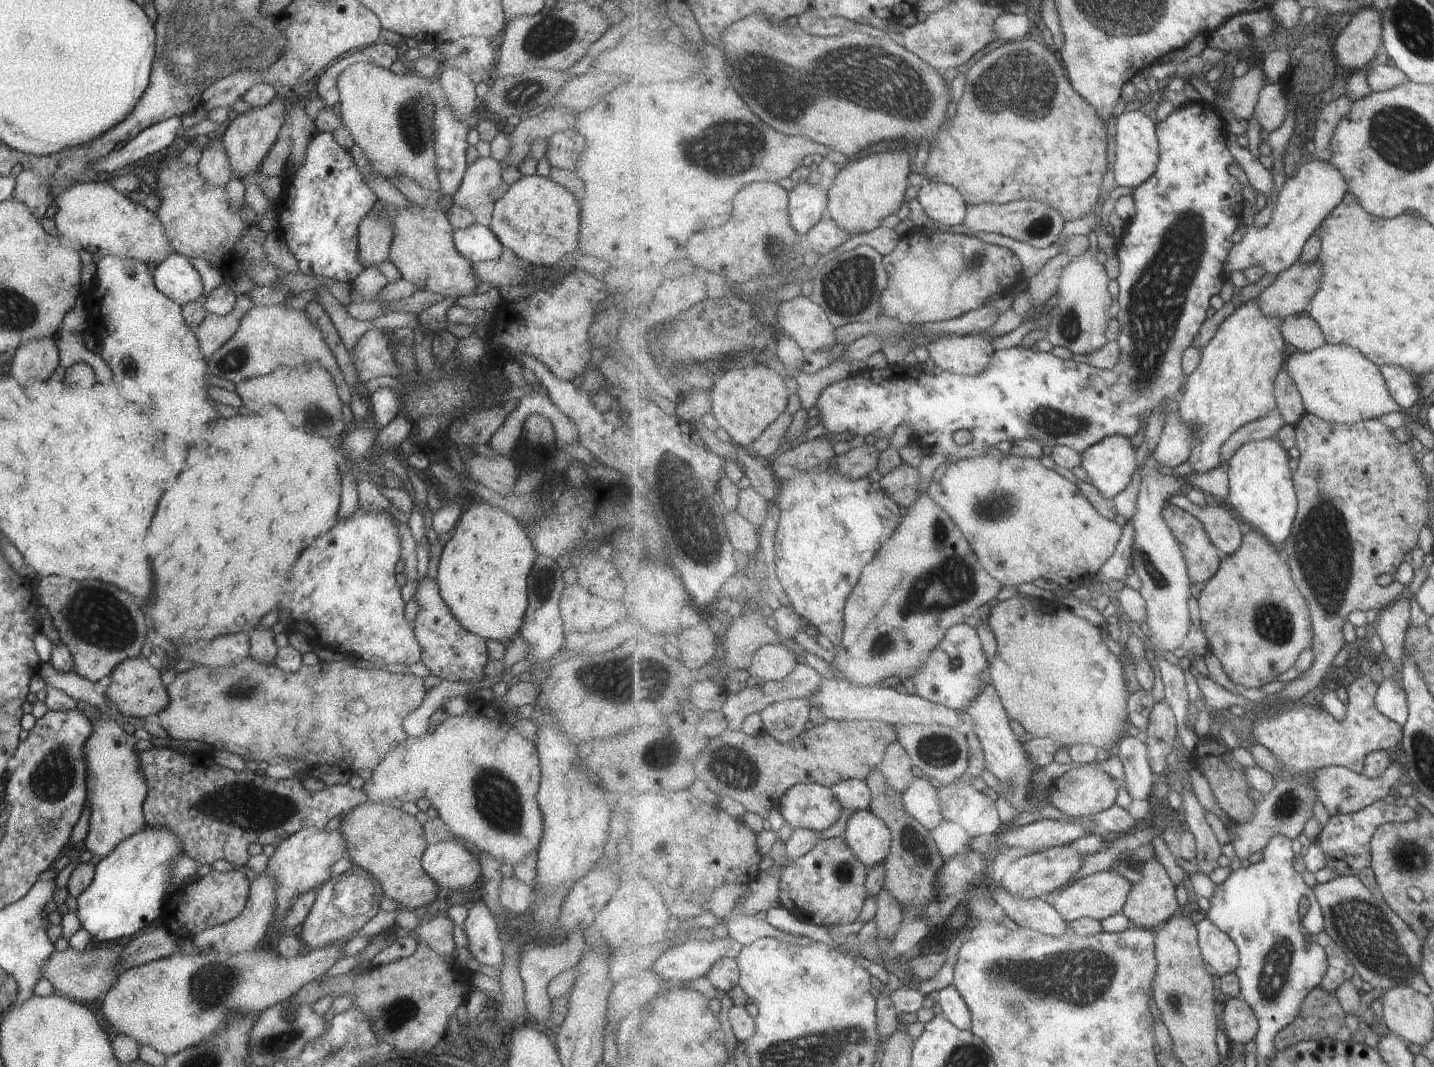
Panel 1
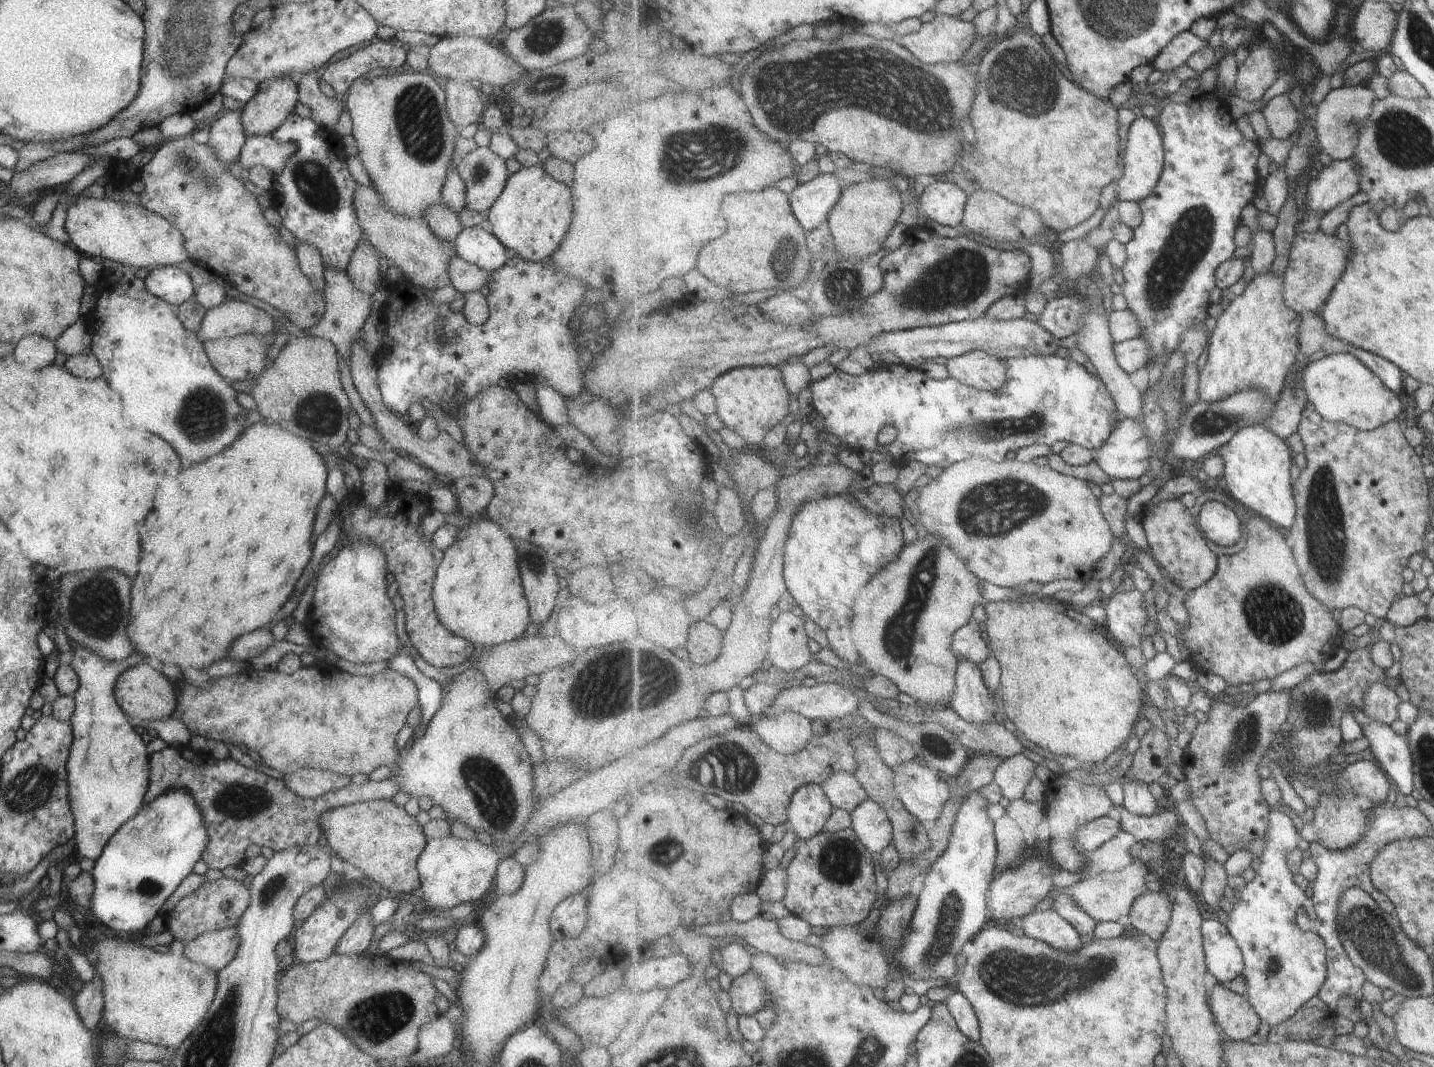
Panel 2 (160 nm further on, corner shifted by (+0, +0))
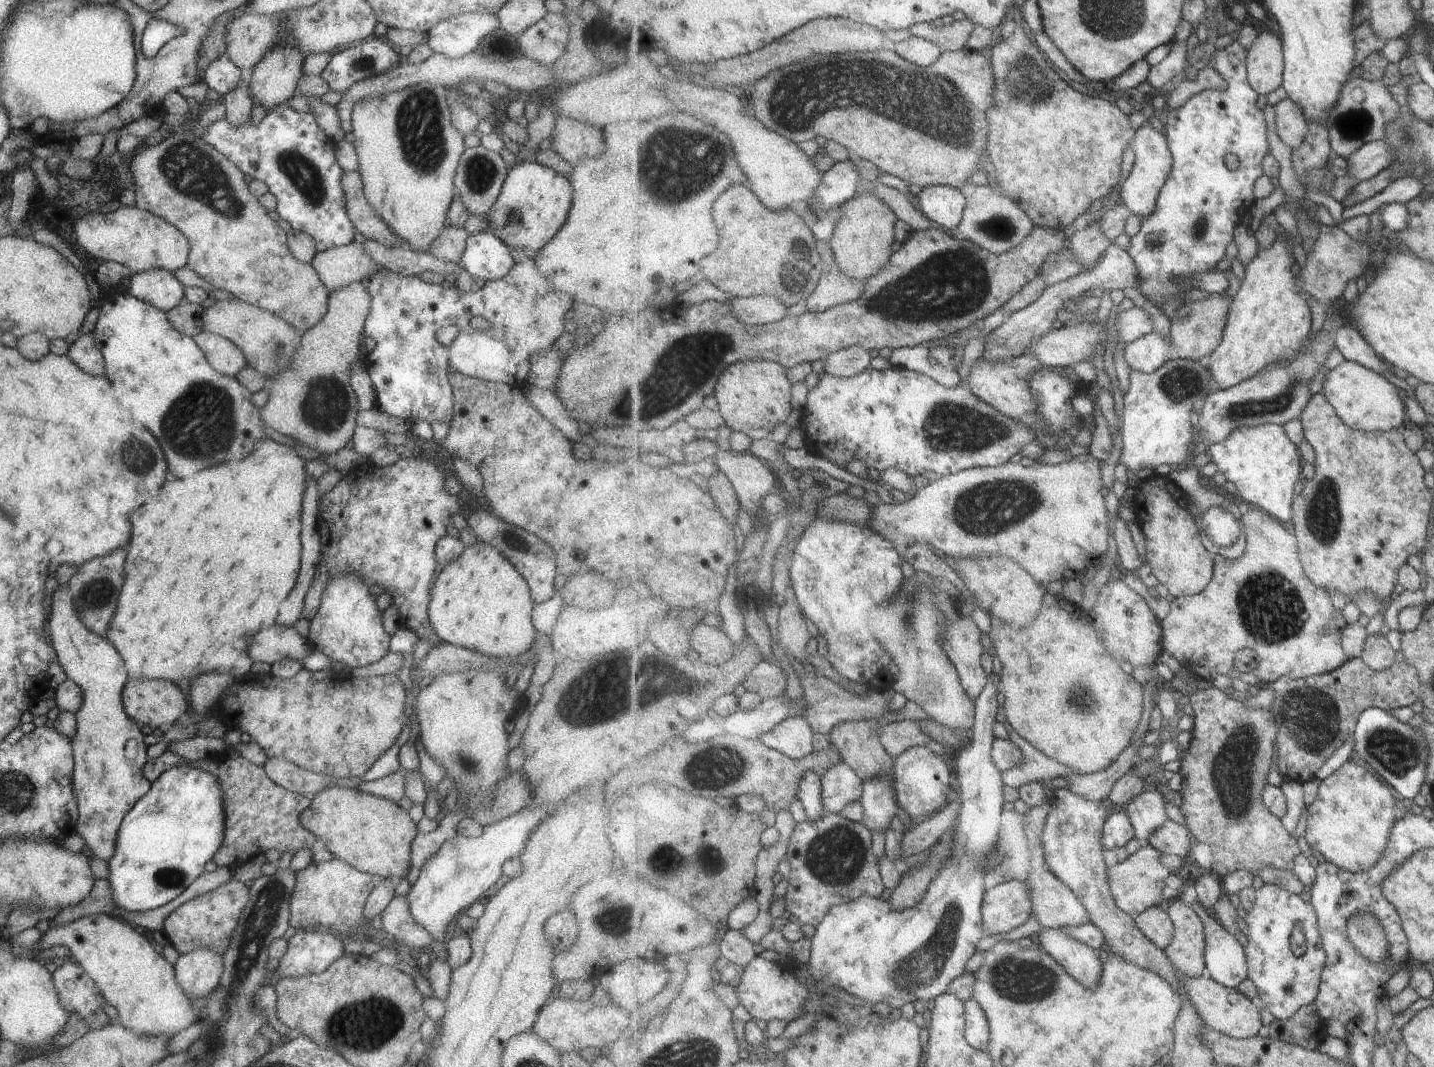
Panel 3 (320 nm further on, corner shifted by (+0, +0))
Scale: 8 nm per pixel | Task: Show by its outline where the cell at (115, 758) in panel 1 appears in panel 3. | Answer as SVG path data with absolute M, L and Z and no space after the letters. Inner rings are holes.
M57 584L50 596L49 618L46 620L48 638L55 651L58 664L66 678L73 681L82 692L82 701L74 712L76 716L75 732L70 739L72 759L72 794L76 799L78 811L74 832L84 839L85 845L94 858L109 861L114 852L114 843L123 816L135 802L150 788L150 782L144 777L142 768L146 761L146 746L140 726L130 719L122 705L122 688L128 679L124 662L119 653L109 646L109 641L86 627L78 612L75 612L69 598L67 584Z

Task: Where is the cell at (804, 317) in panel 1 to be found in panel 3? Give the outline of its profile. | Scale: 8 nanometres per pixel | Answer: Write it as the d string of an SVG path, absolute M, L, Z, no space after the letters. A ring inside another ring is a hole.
M755 296L755 298L735 298L731 302L732 312L746 325L766 325L787 318L789 307L782 298Z

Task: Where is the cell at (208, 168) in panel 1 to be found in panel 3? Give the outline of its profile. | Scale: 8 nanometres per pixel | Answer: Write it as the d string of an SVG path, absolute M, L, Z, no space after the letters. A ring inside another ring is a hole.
M243 72L241 82L233 90L229 90L225 96L222 96L225 105L225 120L235 128L251 119L253 102L251 102L251 96L249 96L249 80L249 72Z

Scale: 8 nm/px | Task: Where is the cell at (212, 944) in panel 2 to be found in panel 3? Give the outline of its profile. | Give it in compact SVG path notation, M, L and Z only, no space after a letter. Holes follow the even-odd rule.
M197 948L179 955L174 969L174 982L191 1000L207 997L217 986L223 971L222 956Z

